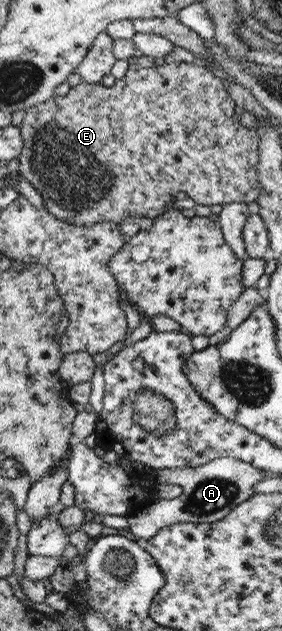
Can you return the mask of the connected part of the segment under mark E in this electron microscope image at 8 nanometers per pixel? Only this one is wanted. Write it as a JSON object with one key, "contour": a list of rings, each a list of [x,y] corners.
{"contour":[[[198,62],[163,63],[148,68],[130,64],[124,76],[115,80],[110,87],[101,86],[99,83],[82,82],[70,87],[64,96],[52,96],[38,105],[26,108],[19,125],[23,146],[16,157],[19,161],[18,176],[39,193],[46,211],[56,219],[77,225],[91,225],[101,221],[122,223],[127,219],[138,220],[141,217],[155,218],[170,208],[178,191],[185,193],[198,205],[223,206],[232,202],[245,204],[254,202],[261,192],[256,175],[259,135],[254,128],[249,130],[238,122],[239,115],[234,112],[234,107],[234,100],[229,96],[227,87],[208,68],[199,65]]]}

